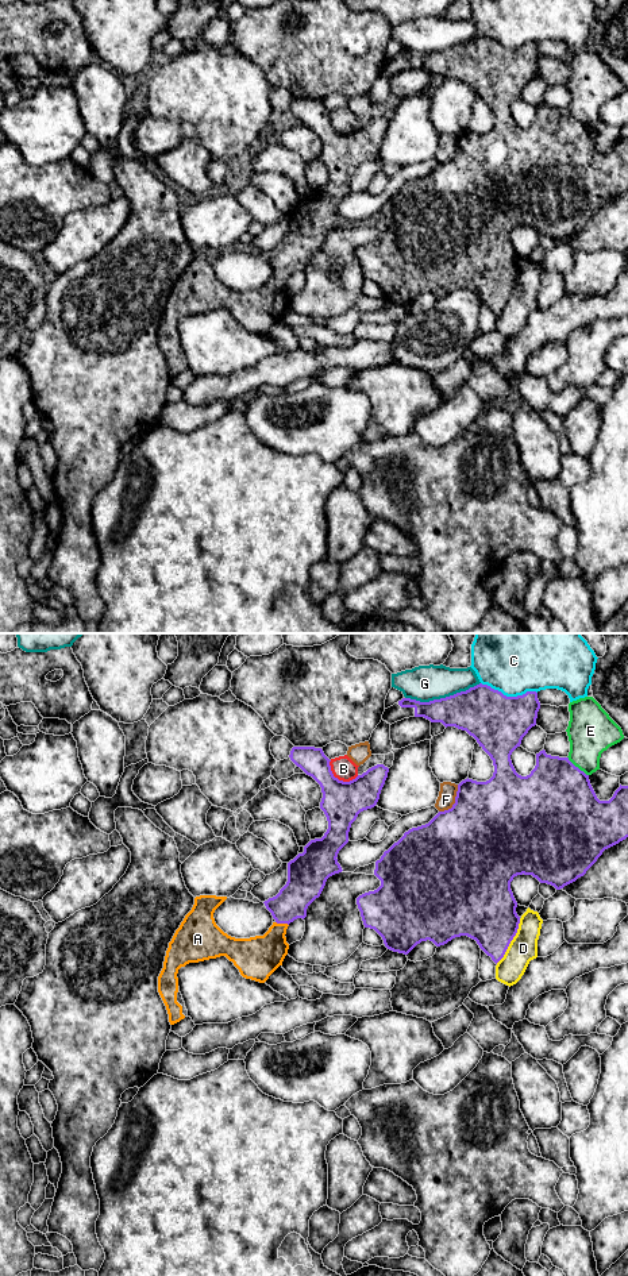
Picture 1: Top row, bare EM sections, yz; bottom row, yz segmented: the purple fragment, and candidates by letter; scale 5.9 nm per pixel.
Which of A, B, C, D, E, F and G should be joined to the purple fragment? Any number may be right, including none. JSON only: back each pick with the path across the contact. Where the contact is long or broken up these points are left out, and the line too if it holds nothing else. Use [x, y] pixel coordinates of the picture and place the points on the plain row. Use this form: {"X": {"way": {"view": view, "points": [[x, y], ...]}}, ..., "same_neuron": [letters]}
{"same_neuron": ["A"]}

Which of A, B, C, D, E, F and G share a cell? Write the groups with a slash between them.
A / B / C / D / E / F / G

